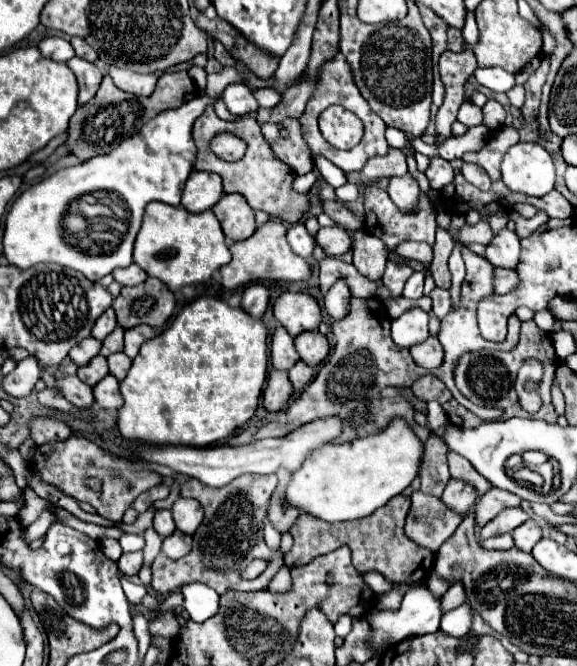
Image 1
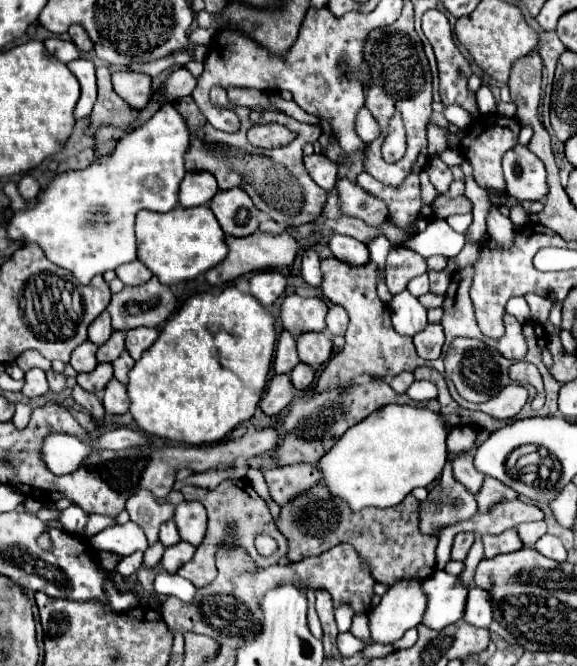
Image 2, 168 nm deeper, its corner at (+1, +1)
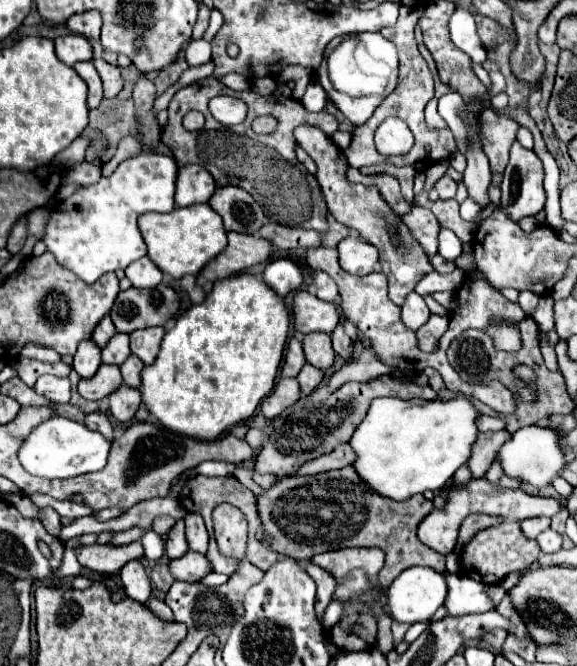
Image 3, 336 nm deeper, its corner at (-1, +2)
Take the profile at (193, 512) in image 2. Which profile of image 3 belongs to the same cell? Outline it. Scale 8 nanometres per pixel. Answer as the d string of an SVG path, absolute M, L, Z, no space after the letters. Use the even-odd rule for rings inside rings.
M186 513L184 517L186 523L186 541L192 551L206 553L208 549L208 531L204 525L204 519L198 513Z

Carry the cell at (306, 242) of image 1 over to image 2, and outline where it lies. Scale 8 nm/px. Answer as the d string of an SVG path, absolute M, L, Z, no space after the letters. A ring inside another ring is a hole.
M308 248L308 250L304 252L304 256L302 256L302 278L304 278L310 286L314 286L314 288L320 288L320 284L322 284L320 258L318 258L318 254L316 254L312 248Z

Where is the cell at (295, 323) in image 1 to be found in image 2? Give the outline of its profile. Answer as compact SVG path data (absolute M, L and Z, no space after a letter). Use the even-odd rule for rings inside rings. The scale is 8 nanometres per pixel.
M290 294L282 302L280 318L284 328L298 336L304 332L322 332L326 328L326 312L328 304L322 298L302 298L298 294Z

